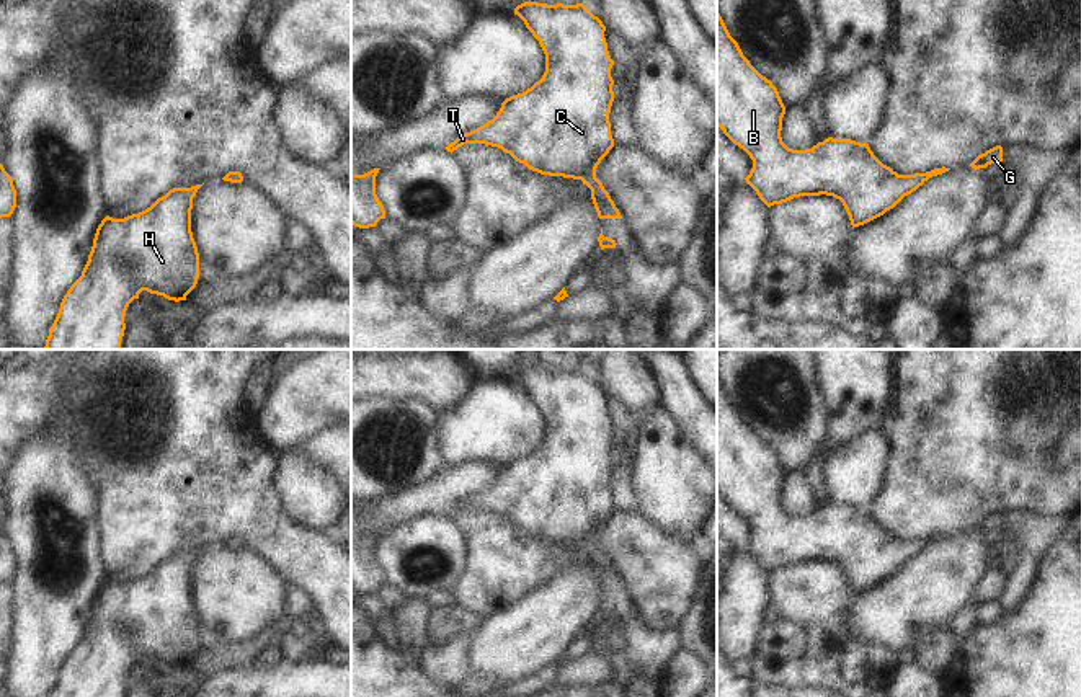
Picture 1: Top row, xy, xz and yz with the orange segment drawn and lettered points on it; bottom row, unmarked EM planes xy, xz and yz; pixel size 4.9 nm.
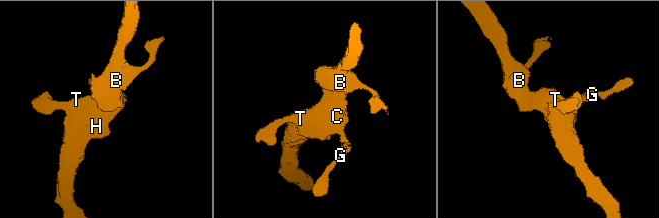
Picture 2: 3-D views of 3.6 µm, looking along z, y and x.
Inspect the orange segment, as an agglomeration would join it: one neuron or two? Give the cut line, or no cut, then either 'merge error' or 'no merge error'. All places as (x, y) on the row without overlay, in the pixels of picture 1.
cut none; no merge error

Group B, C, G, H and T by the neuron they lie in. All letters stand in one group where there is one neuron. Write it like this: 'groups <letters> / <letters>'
groups B C G H T

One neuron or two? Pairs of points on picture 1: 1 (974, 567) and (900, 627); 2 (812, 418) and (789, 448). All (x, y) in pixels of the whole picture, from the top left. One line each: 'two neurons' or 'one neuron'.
1: one neuron
2: one neuron

